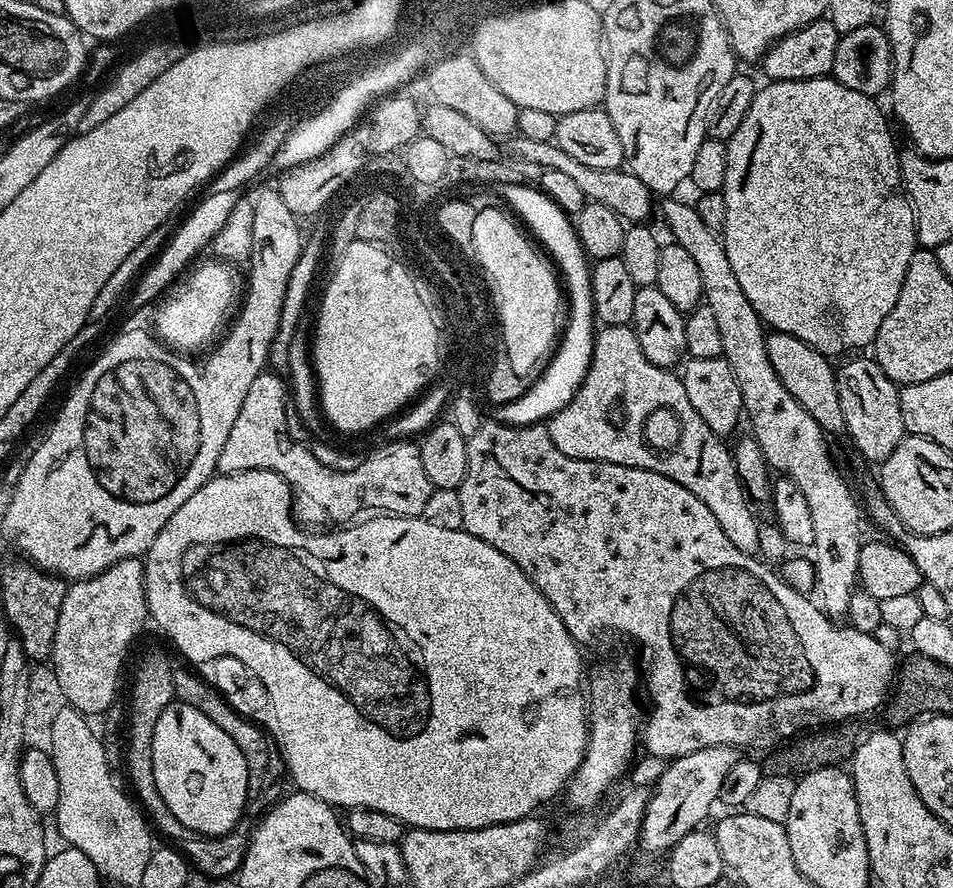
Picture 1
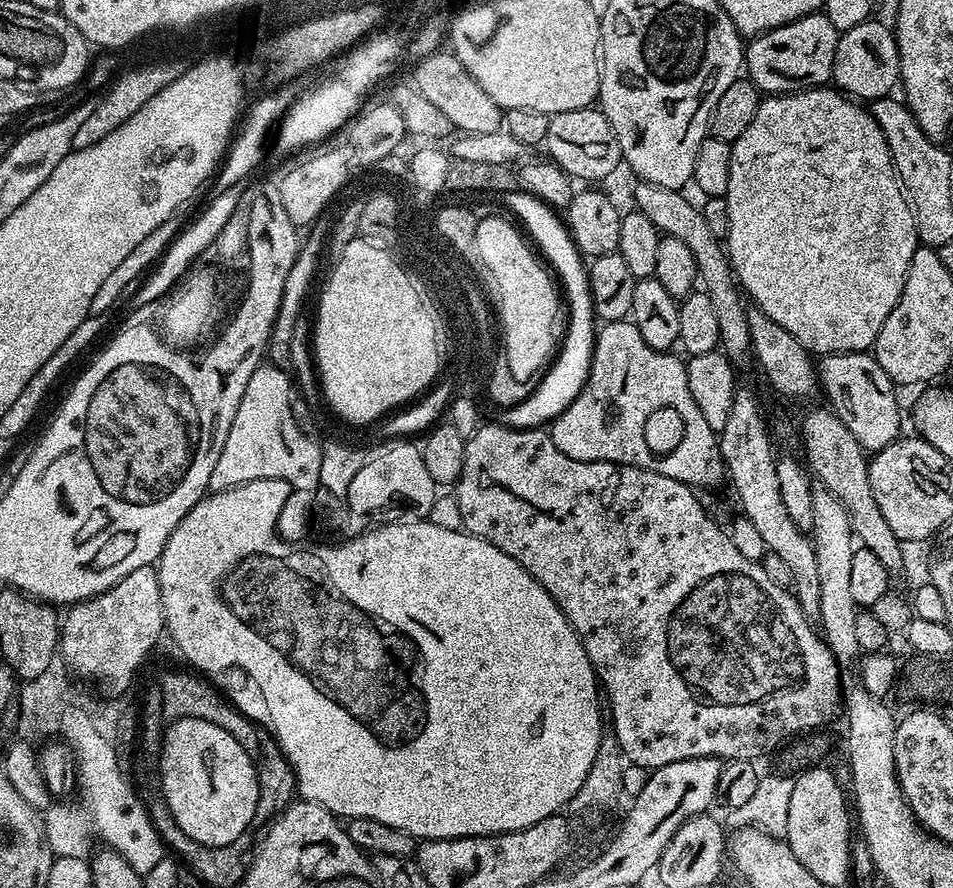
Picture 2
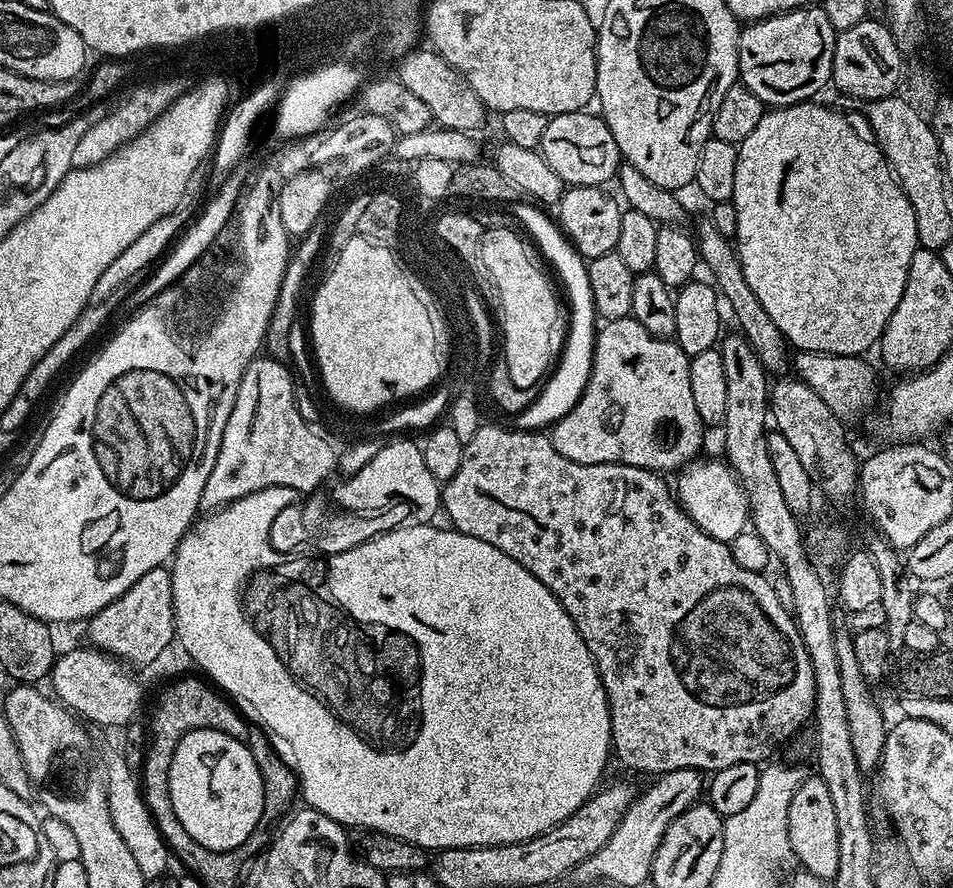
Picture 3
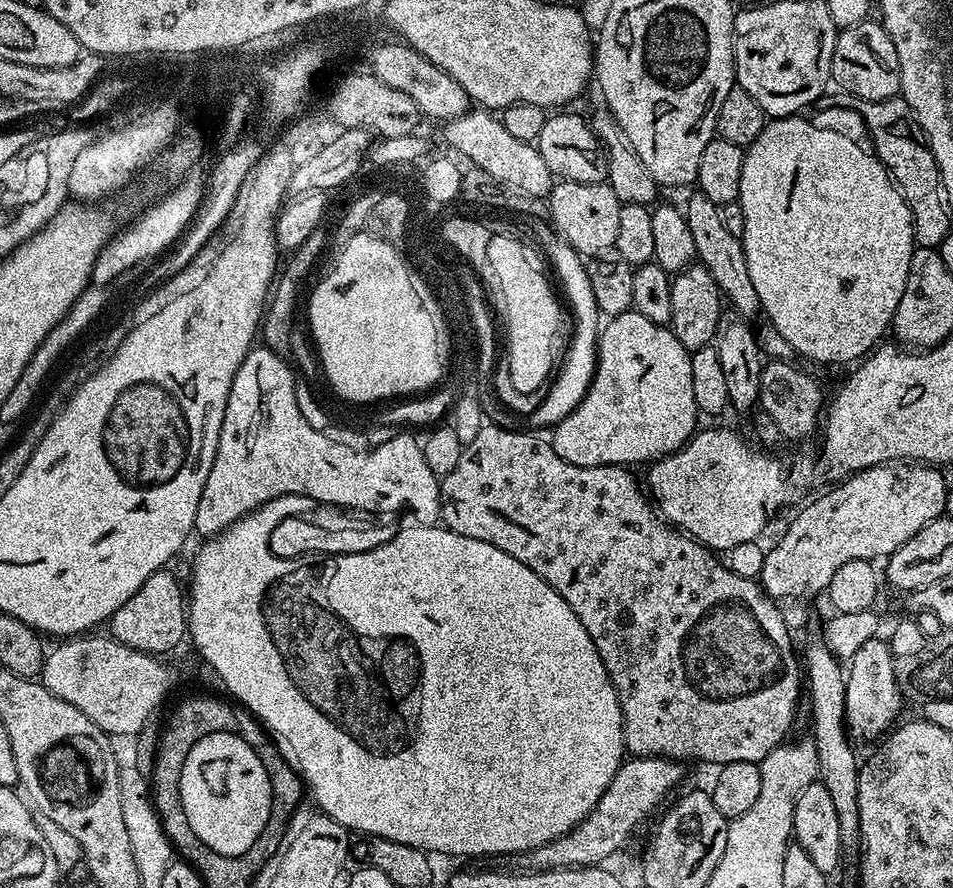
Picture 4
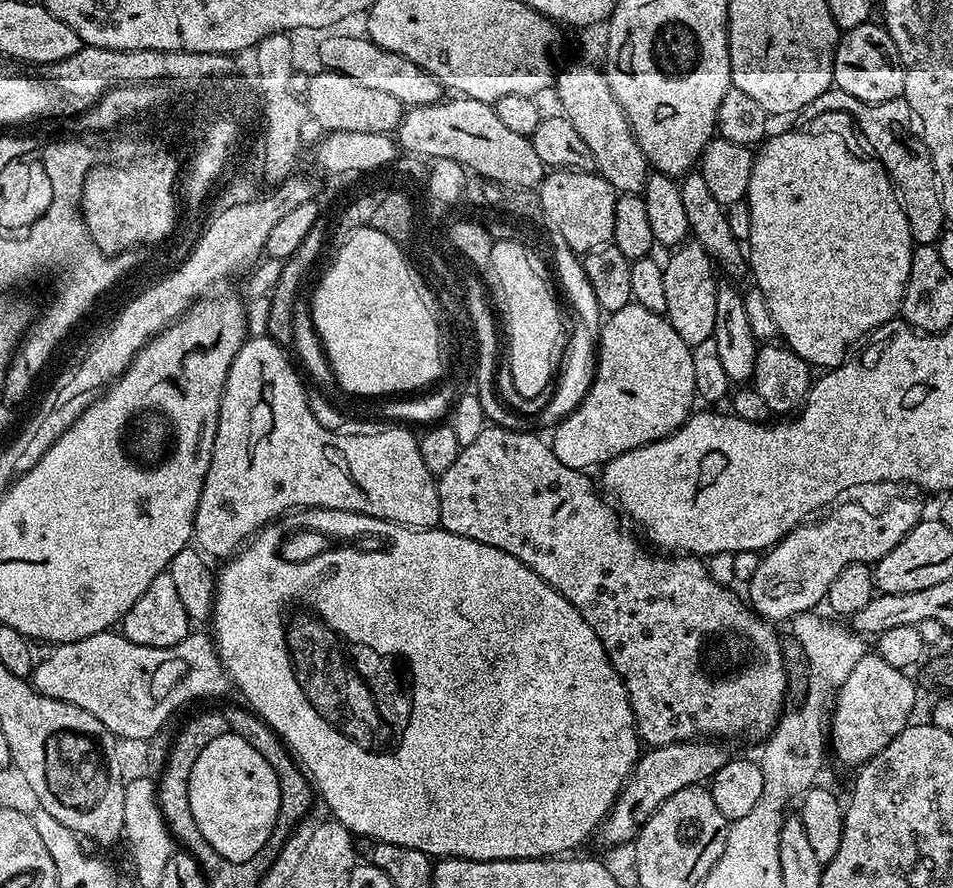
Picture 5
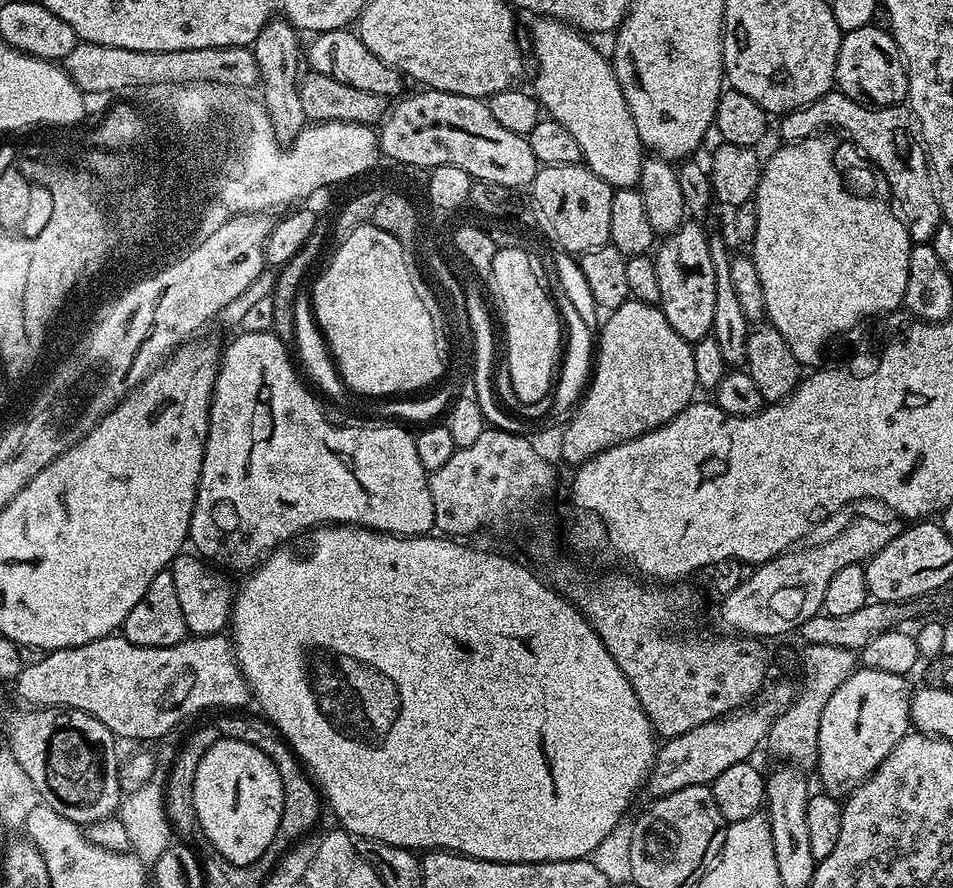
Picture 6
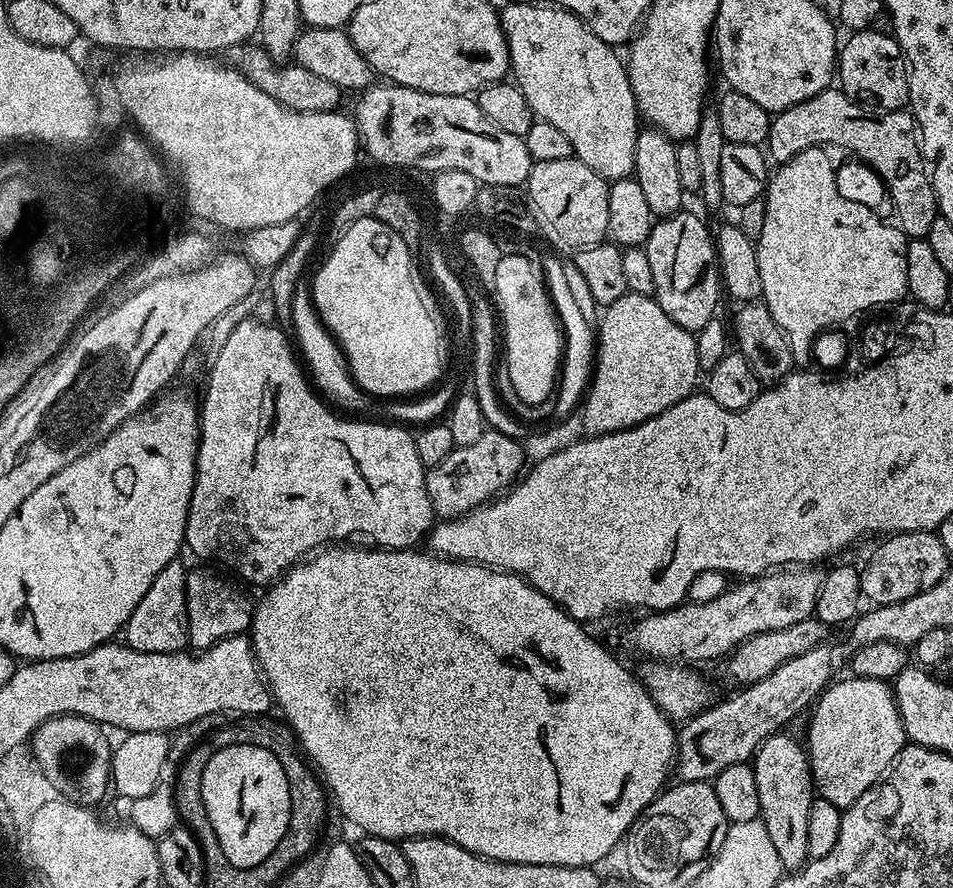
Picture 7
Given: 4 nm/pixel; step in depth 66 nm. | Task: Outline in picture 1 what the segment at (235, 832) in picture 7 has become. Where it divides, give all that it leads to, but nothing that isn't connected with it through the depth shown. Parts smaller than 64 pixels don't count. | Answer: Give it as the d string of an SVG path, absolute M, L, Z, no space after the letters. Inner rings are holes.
M173 702L158 714L153 730L153 774L162 802L197 837L217 838L231 833L249 807L250 773L238 742L210 722L202 710Z

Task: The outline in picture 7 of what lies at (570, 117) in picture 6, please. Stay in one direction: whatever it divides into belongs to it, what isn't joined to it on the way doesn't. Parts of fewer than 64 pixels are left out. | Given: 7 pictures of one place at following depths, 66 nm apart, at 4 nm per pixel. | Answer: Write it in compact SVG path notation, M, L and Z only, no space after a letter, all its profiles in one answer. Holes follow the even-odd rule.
M508 4L505 8L499 9L500 28L504 31L504 39L508 41L508 62L510 65L510 76L516 87L522 90L522 94L526 98L526 102L530 102L533 117L550 122L550 126L558 126L558 130L562 130L562 134L566 134L566 138L570 138L570 146L576 159L580 160L586 166L590 166L590 170L594 170L605 180L611 182L613 180L626 180L635 173L634 166L634 142L636 141L636 133L638 131L638 113L636 111L636 99L634 98L634 90L628 81L628 69L625 61L616 57L617 49L613 45L602 42L602 38L598 38L588 28L584 21L579 20L573 12L567 12L565 8L549 6L544 4Z

